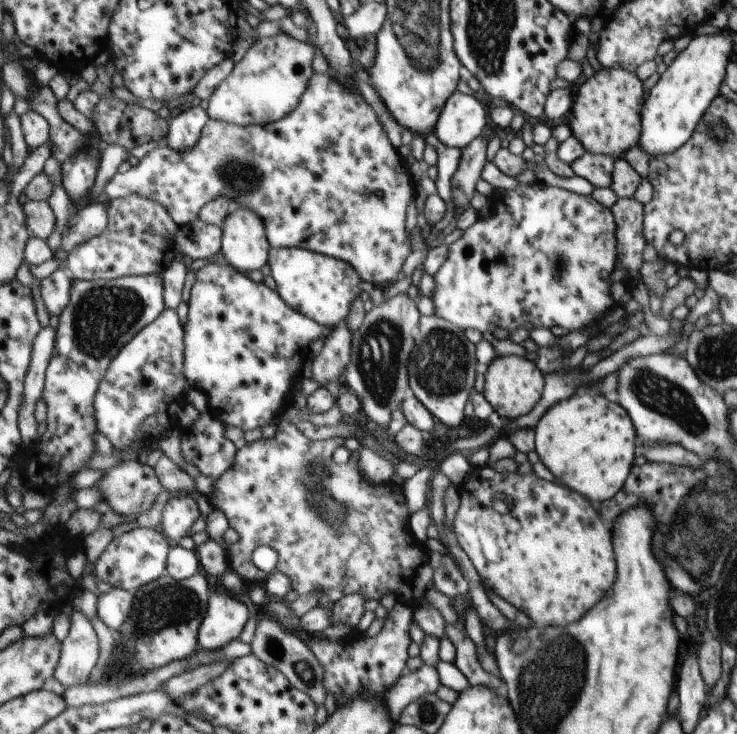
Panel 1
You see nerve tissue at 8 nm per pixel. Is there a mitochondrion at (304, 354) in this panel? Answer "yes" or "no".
no

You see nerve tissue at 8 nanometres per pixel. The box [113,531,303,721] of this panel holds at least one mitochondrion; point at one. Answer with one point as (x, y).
(165, 606)

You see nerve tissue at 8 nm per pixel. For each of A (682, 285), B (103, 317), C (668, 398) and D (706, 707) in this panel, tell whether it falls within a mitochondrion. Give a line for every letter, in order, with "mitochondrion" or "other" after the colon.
A: other
B: mitochondrion
C: mitochondrion
D: other

